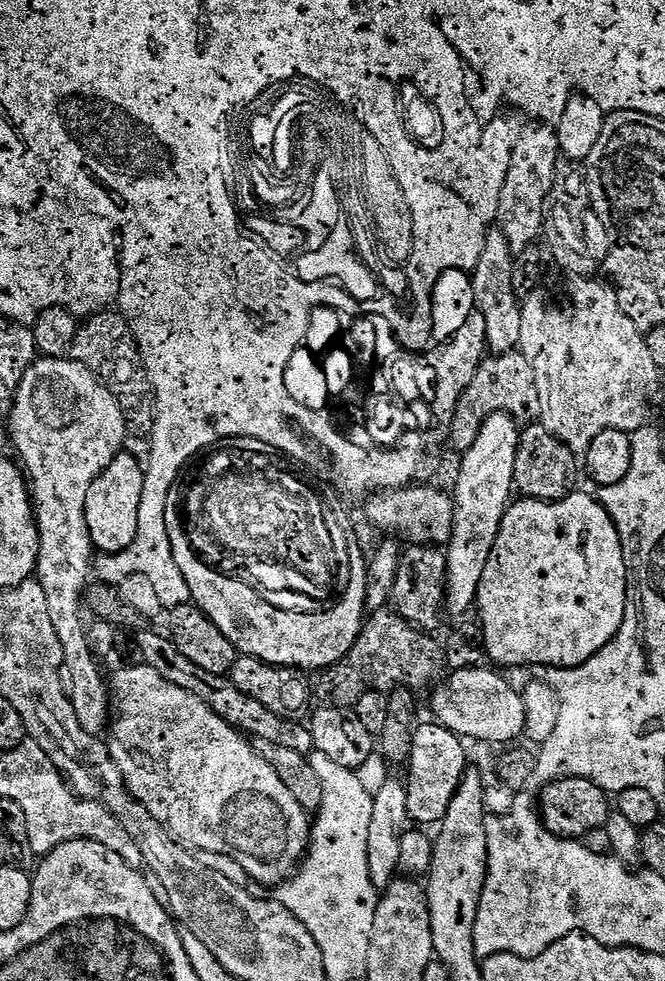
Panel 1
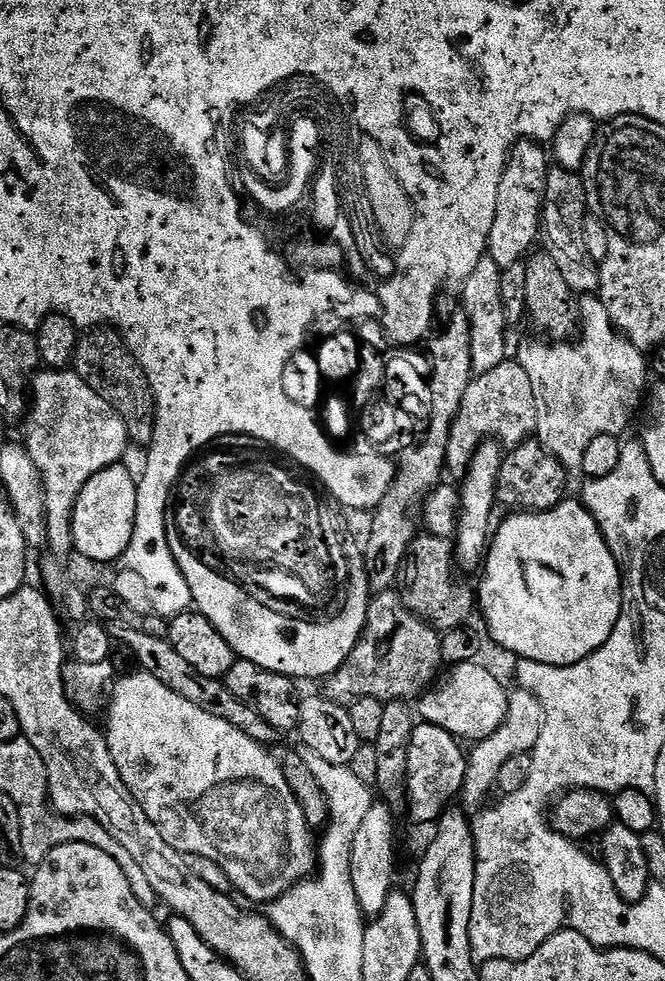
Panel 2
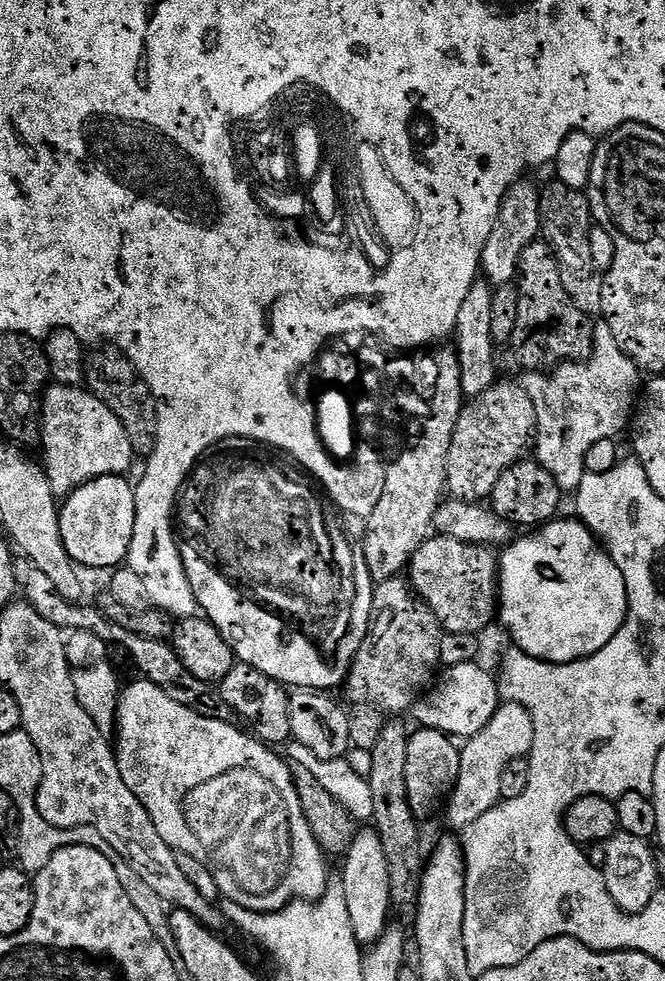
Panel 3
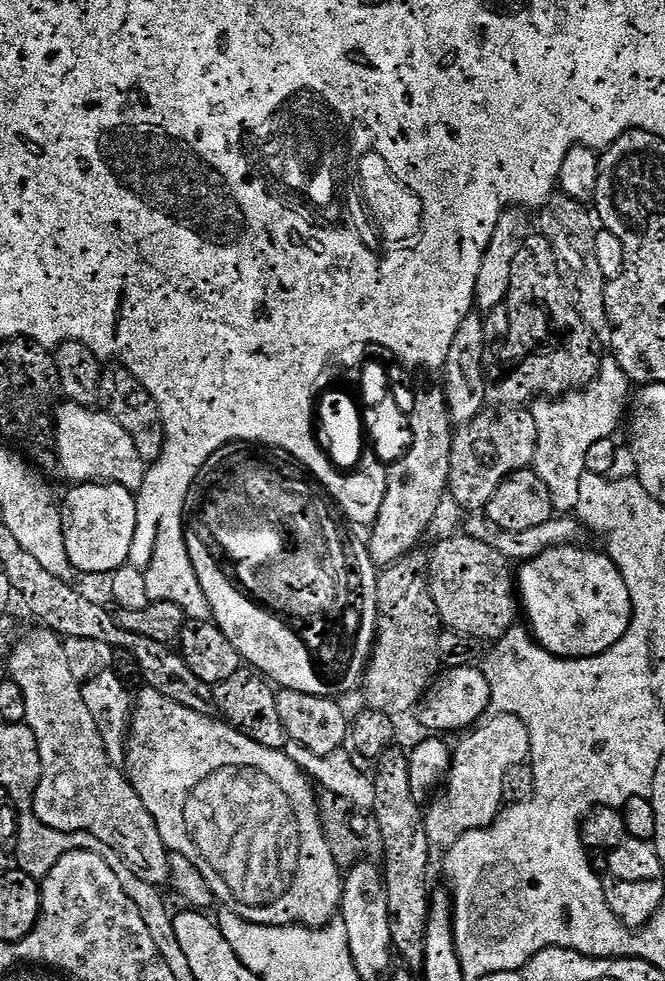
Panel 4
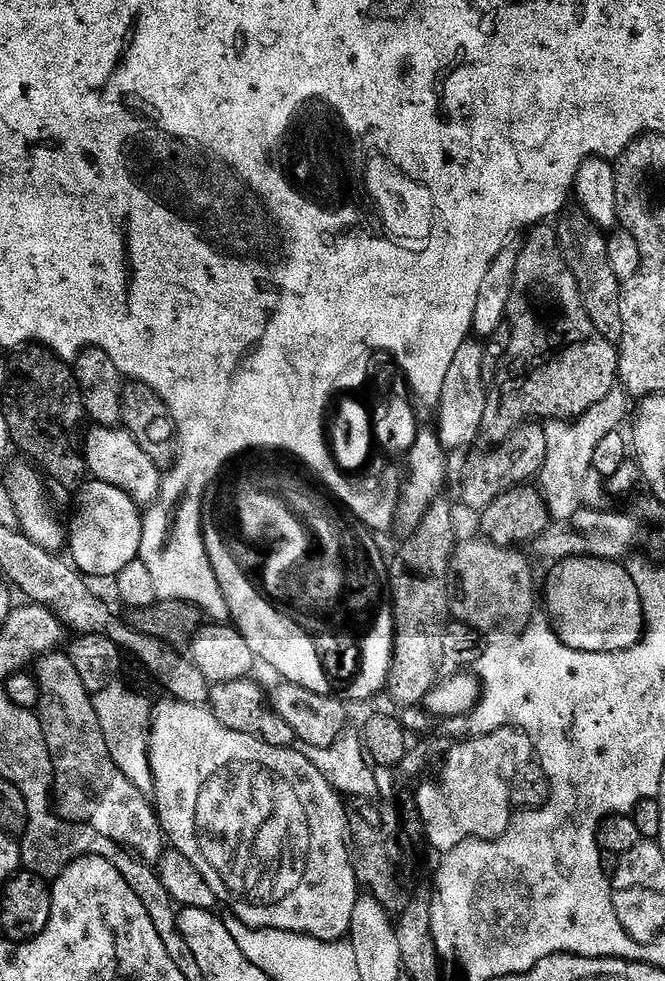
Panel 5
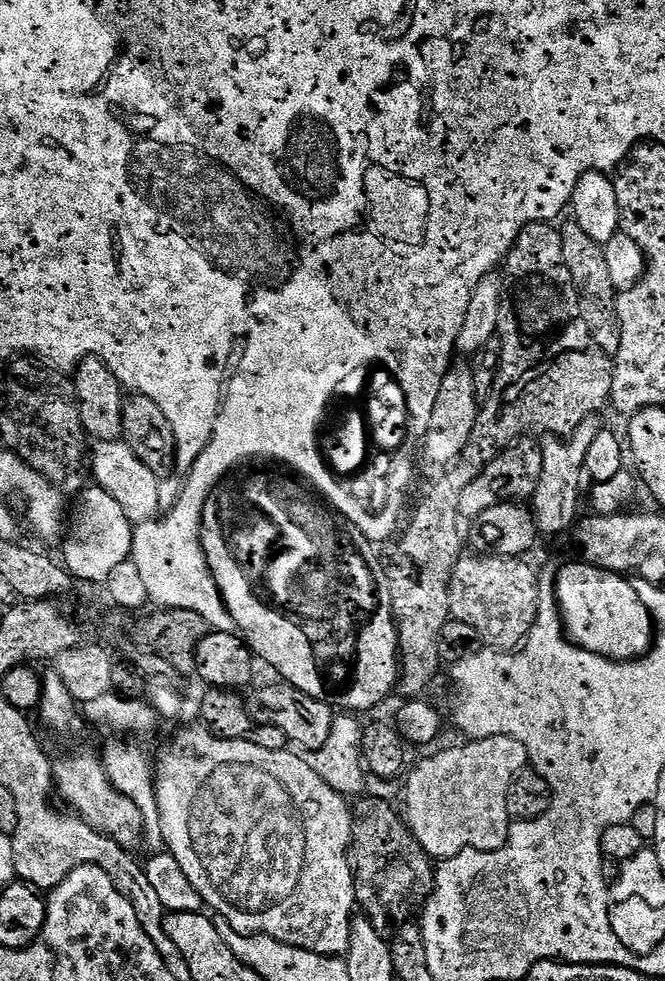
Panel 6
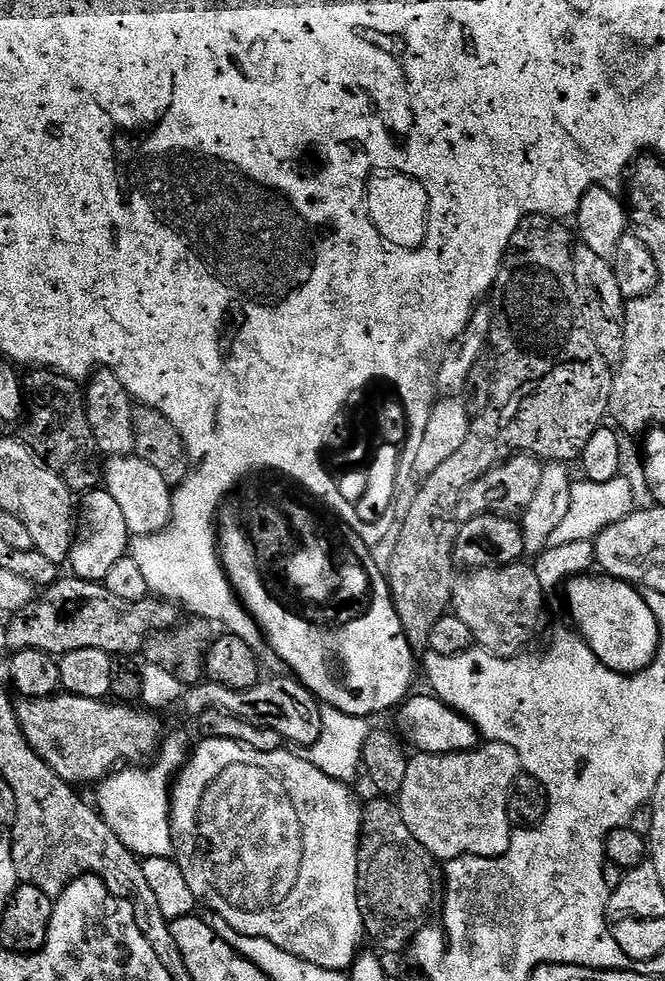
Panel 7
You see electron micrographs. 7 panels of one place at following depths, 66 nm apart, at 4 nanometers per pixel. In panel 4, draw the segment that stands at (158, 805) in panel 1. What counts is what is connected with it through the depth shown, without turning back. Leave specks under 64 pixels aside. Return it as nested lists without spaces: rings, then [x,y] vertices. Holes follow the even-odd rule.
[[[144,686],[144,687],[141,687],[141,689],[142,689],[142,690],[141,690],[141,692],[140,692],[140,696],[139,696],[139,692],[138,692],[138,695],[137,695],[137,696],[136,696],[136,697],[135,697],[135,700],[134,700],[134,707],[133,707],[133,710],[132,710],[132,727],[131,727],[131,728],[129,728],[129,729],[128,729],[128,743],[127,743],[127,745],[126,745],[126,765],[127,765],[127,764],[128,764],[128,768],[127,768],[127,767],[126,767],[126,775],[127,775],[127,777],[128,777],[128,780],[129,780],[129,782],[130,782],[130,783],[131,783],[131,784],[132,784],[132,785],[133,785],[133,786],[134,786],[134,790],[135,790],[135,791],[136,791],[136,793],[137,793],[137,794],[138,794],[138,798],[142,798],[142,806],[146,806],[146,810],[150,810],[150,814],[151,814],[151,815],[152,815],[152,817],[153,817],[153,818],[154,818],[154,822],[155,822],[155,823],[156,823],[156,825],[157,825],[157,826],[158,826],[158,834],[162,834],[162,842],[163,842],[163,843],[164,843],[164,844],[165,844],[165,846],[167,846],[167,847],[168,847],[168,851],[169,851],[169,853],[171,853],[171,852],[177,852],[177,853],[178,853],[178,854],[182,854],[182,855],[183,855],[183,857],[185,857],[185,858],[188,858],[188,859],[189,859],[189,860],[190,860],[190,862],[192,862],[192,863],[193,863],[193,864],[194,864],[194,866],[196,866],[196,867],[197,867],[197,868],[198,868],[198,870],[200,870],[200,871],[201,871],[201,872],[202,872],[202,877],[204,877],[204,878],[206,878],[206,882],[208,882],[208,883],[209,883],[209,888],[210,888],[210,890],[211,890],[211,891],[212,891],[212,892],[213,892],[213,894],[214,894],[214,896],[215,896],[215,899],[216,899],[216,900],[217,900],[217,901],[219,901],[219,903],[220,903],[220,904],[221,904],[221,905],[224,905],[224,906],[231,906],[231,907],[233,907],[233,908],[235,908],[235,909],[237,909],[237,910],[239,910],[239,911],[240,911],[240,912],[241,912],[241,913],[242,913],[242,914],[243,914],[243,916],[245,916],[245,918],[246,918],[246,919],[247,919],[247,920],[249,920],[249,921],[250,921],[250,922],[254,922],[254,923],[255,923],[255,924],[297,924],[297,925],[300,925],[300,926],[305,926],[305,927],[308,927],[308,928],[322,928],[322,927],[324,927],[324,925],[325,925],[325,924],[331,924],[331,923],[332,923],[332,921],[333,921],[333,920],[335,920],[335,919],[337,919],[337,916],[338,916],[338,913],[339,913],[339,912],[340,912],[340,911],[341,911],[341,909],[340,909],[340,900],[341,900],[341,899],[342,899],[342,898],[343,898],[343,886],[344,886],[344,881],[343,881],[343,879],[342,879],[342,868],[341,868],[341,865],[339,865],[339,864],[337,864],[337,863],[336,863],[336,859],[335,859],[335,858],[334,858],[334,854],[333,854],[333,853],[332,853],[332,851],[331,851],[331,850],[330,850],[330,842],[326,842],[326,834],[325,834],[325,833],[324,833],[324,827],[323,827],[323,826],[322,826],[322,822],[321,822],[321,821],[320,821],[320,808],[319,808],[319,806],[318,806],[318,805],[317,805],[317,804],[316,804],[316,797],[317,797],[317,795],[318,795],[318,792],[317,792],[317,789],[316,789],[316,788],[315,788],[315,787],[314,787],[314,784],[313,784],[313,788],[314,788],[314,789],[312,789],[312,784],[311,784],[311,782],[310,782],[310,781],[308,781],[308,776],[307,776],[307,774],[306,774],[306,773],[304,773],[304,772],[303,772],[303,770],[302,770],[302,769],[300,769],[300,768],[299,768],[299,766],[298,766],[298,765],[296,765],[296,764],[295,764],[295,762],[294,762],[294,761],[292,761],[292,760],[291,760],[291,758],[290,758],[290,757],[288,757],[288,756],[287,756],[287,755],[288,755],[288,754],[289,754],[289,753],[288,753],[288,752],[287,752],[287,751],[284,751],[284,750],[281,750],[281,749],[278,749],[278,748],[267,748],[267,747],[266,747],[266,746],[262,746],[262,745],[261,745],[261,744],[259,744],[259,743],[258,743],[258,742],[254,742],[254,741],[253,741],[253,740],[251,740],[251,739],[250,739],[250,738],[246,738],[246,737],[245,737],[245,736],[244,736],[244,735],[243,735],[243,734],[241,734],[241,733],[240,733],[240,732],[239,732],[239,731],[238,731],[238,729],[236,729],[236,728],[231,728],[231,726],[229,726],[229,725],[228,725],[228,724],[225,724],[225,723],[224,723],[224,721],[223,721],[223,719],[220,719],[220,718],[213,718],[213,717],[211,717],[211,716],[203,716],[203,715],[202,715],[202,714],[200,714],[200,713],[195,713],[195,712],[194,712],[194,710],[190,710],[190,709],[187,709],[187,708],[186,708],[186,706],[182,706],[182,705],[179,705],[179,704],[178,704],[178,702],[174,702],[174,701],[171,701],[171,700],[170,700],[170,698],[166,698],[166,697],[164,697],[164,696],[163,696],[163,695],[162,695],[162,694],[160,694],[160,693],[159,693],[159,692],[158,692],[158,690],[154,690],[154,689],[152,689],[152,688],[149,688],[149,687],[147,687],[147,686]]]

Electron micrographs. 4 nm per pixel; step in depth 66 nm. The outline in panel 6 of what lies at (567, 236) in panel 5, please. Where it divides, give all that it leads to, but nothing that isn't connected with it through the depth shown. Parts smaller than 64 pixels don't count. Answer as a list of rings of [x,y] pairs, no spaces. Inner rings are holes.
[[[568,222],[568,225],[560,228],[560,237],[562,258],[566,262],[566,270],[570,270],[570,278],[580,300],[580,316],[586,322],[594,342],[598,342],[598,346],[607,356],[615,357],[620,345],[620,323],[616,309],[618,289],[610,278],[604,249],[598,242],[594,242],[594,238],[590,238],[590,234],[586,234],[586,230],[582,230],[582,226],[574,222]]]

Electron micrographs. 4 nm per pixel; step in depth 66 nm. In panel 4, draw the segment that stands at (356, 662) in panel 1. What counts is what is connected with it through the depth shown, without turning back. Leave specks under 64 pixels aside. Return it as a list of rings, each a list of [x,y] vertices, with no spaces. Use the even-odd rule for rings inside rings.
[[[413,550],[379,573],[377,628],[376,639],[372,645],[372,655],[367,661],[362,677],[362,690],[368,699],[369,709],[385,712],[396,718],[399,712],[411,713],[420,703],[424,693],[428,691],[433,680],[441,671],[439,658],[439,638],[442,631],[438,606],[434,606],[434,598],[428,589],[428,557],[427,551]]]

